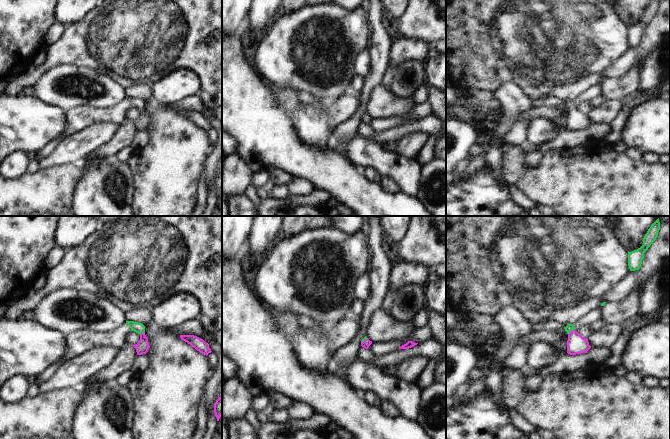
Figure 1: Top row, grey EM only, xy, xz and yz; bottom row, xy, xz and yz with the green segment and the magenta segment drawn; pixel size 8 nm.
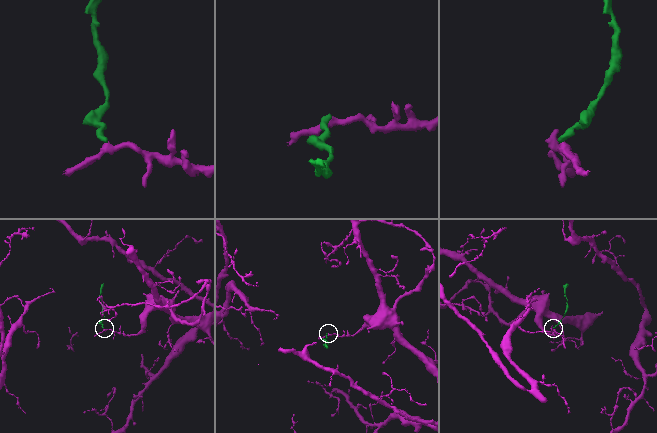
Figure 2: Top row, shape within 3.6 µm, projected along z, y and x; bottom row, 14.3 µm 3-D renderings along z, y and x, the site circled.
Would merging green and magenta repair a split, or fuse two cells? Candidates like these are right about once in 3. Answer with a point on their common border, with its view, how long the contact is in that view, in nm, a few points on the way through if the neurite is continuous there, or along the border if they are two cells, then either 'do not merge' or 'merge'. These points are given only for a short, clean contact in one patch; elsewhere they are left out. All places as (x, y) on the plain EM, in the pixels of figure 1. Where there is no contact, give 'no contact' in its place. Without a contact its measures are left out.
contact yz (571, 106); length 70 nm; way yz (569, 103), (571, 106), (576, 120); merge

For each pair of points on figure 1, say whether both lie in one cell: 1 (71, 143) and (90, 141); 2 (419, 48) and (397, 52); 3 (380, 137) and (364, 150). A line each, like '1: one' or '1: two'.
1: one
2: one
3: two

